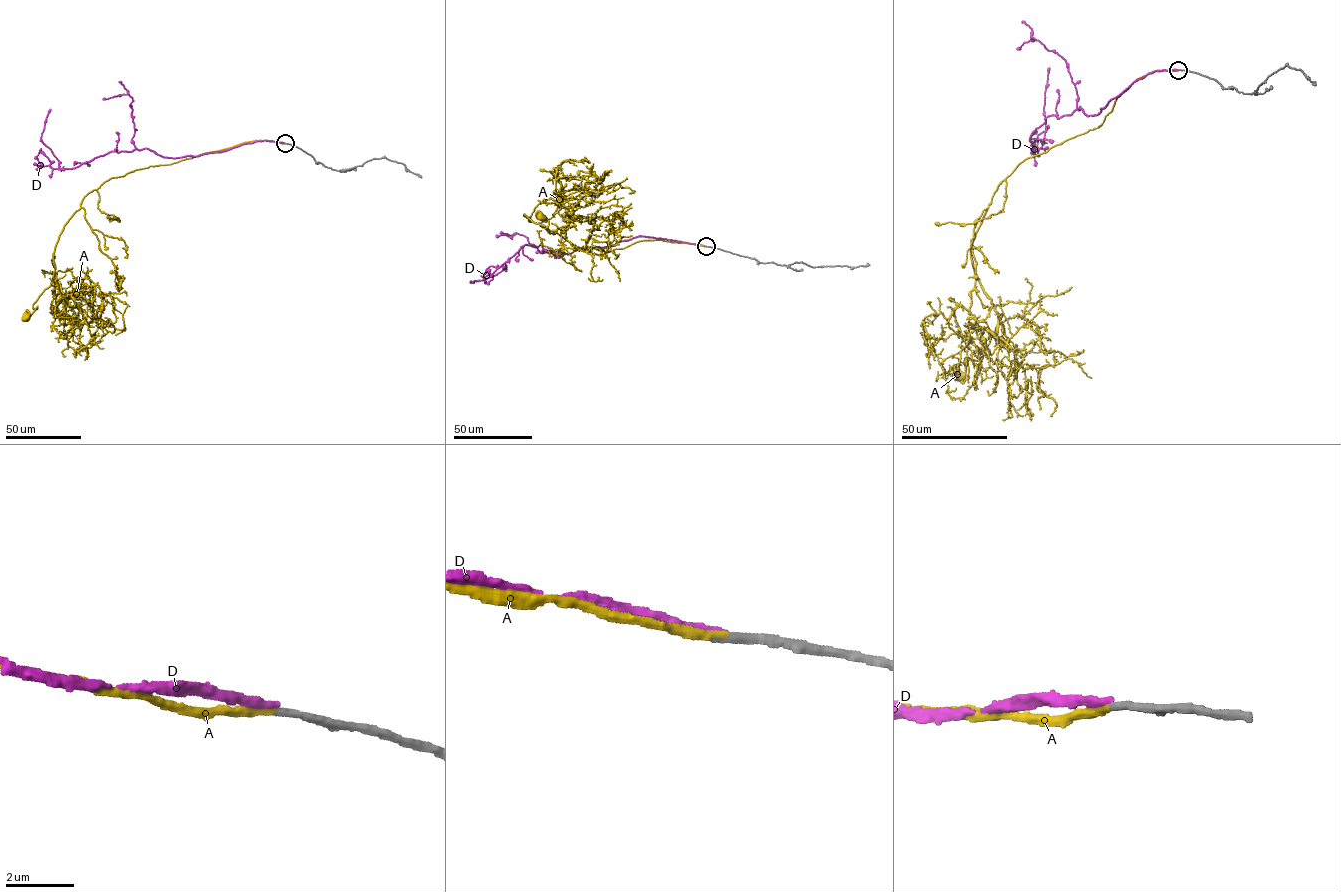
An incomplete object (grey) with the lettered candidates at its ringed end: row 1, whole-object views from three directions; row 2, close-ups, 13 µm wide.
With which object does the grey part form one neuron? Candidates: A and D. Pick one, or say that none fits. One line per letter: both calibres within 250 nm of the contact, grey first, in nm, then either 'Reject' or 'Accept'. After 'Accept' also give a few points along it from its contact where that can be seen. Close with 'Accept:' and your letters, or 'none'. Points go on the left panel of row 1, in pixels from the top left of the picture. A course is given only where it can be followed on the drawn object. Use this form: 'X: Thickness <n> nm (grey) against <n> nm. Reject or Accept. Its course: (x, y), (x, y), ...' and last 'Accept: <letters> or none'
A: Thickness 260 nm (grey) against 240 nm. Accept. Its course: (285, 143), (246, 142), (104, 181), (88, 193), (63, 229), (53, 256), (57, 280), (26, 317)
D: Thickness 260 nm (grey) against 240 nm. Reject
Accept: A

